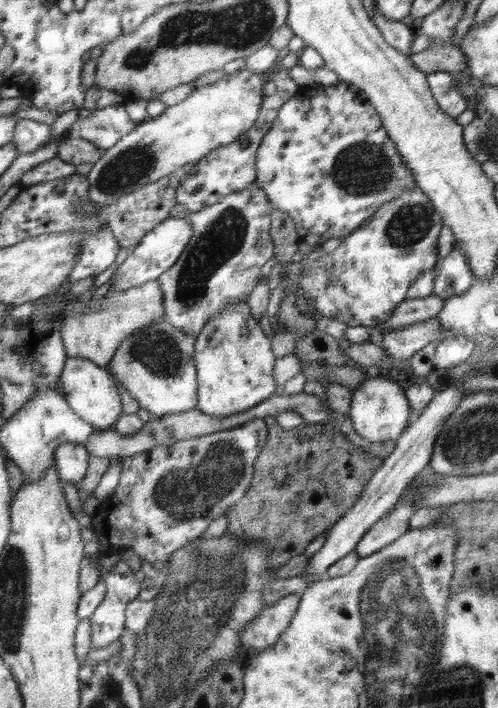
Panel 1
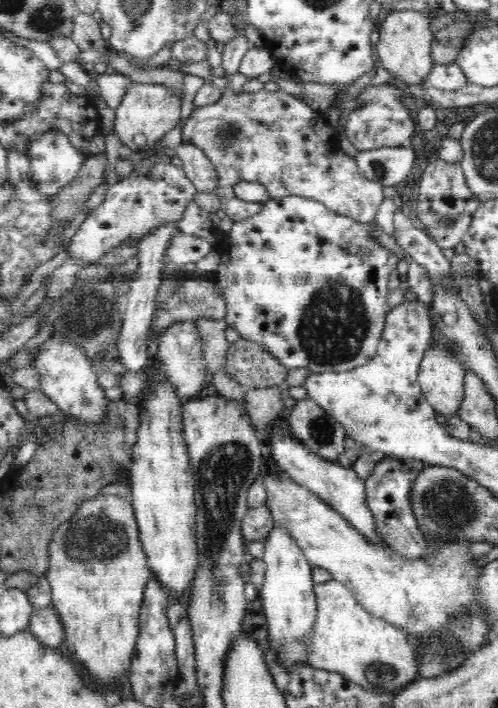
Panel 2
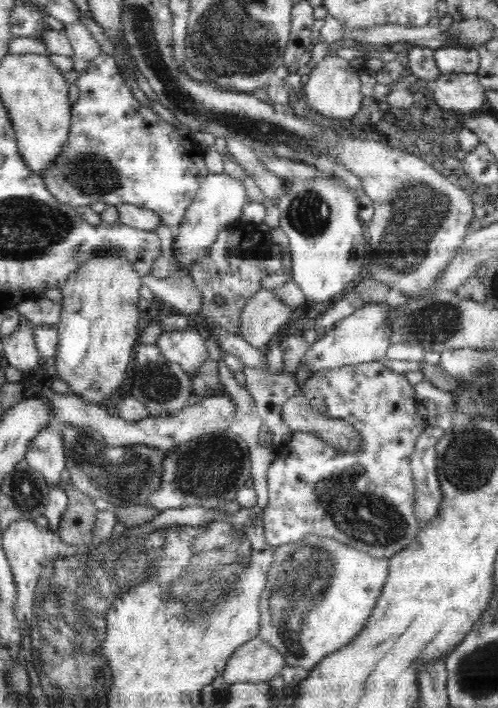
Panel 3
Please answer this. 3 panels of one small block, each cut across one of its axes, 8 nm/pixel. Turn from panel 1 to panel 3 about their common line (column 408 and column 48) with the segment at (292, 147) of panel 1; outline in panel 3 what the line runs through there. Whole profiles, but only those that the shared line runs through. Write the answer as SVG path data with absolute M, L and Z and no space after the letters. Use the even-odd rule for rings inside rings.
M101 53L99 56L96 56L94 60L90 60L87 69L80 73L75 84L78 86L79 97L72 105L71 127L68 134L68 140L64 142L62 152L58 154L58 158L54 160L54 164L52 164L48 170L44 170L41 173L42 180L46 184L48 191L56 197L58 201L73 207L89 206L89 204L92 204L93 202L104 202L107 205L112 206L134 204L139 207L149 208L151 211L157 212L158 216L161 216L160 220L162 220L164 226L175 229L183 221L186 209L194 200L194 197L196 197L198 188L200 188L205 176L208 176L208 174L211 173L204 160L204 148L194 142L194 139L191 136L179 134L178 129L166 123L166 121L164 121L160 115L154 113L152 109L143 106L134 97L130 87L120 75L114 58L105 53Z

